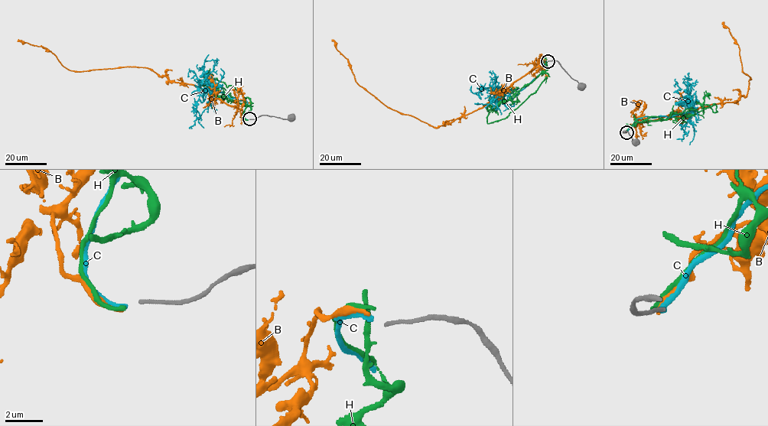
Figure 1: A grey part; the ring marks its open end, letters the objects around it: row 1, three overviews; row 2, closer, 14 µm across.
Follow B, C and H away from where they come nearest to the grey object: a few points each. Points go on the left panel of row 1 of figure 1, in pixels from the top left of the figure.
B: (247, 119), (237, 108), (211, 99), (200, 88), (168, 80), (147, 68), (74, 71), (45, 48), (17, 41)
C: (248, 119), (243, 115), (245, 100), (212, 92), (206, 79), (200, 87), (196, 119), (189, 128)
H: (248, 120), (243, 113), (251, 102), (241, 92), (216, 79), (208, 89), (203, 84), (205, 73), (213, 75)

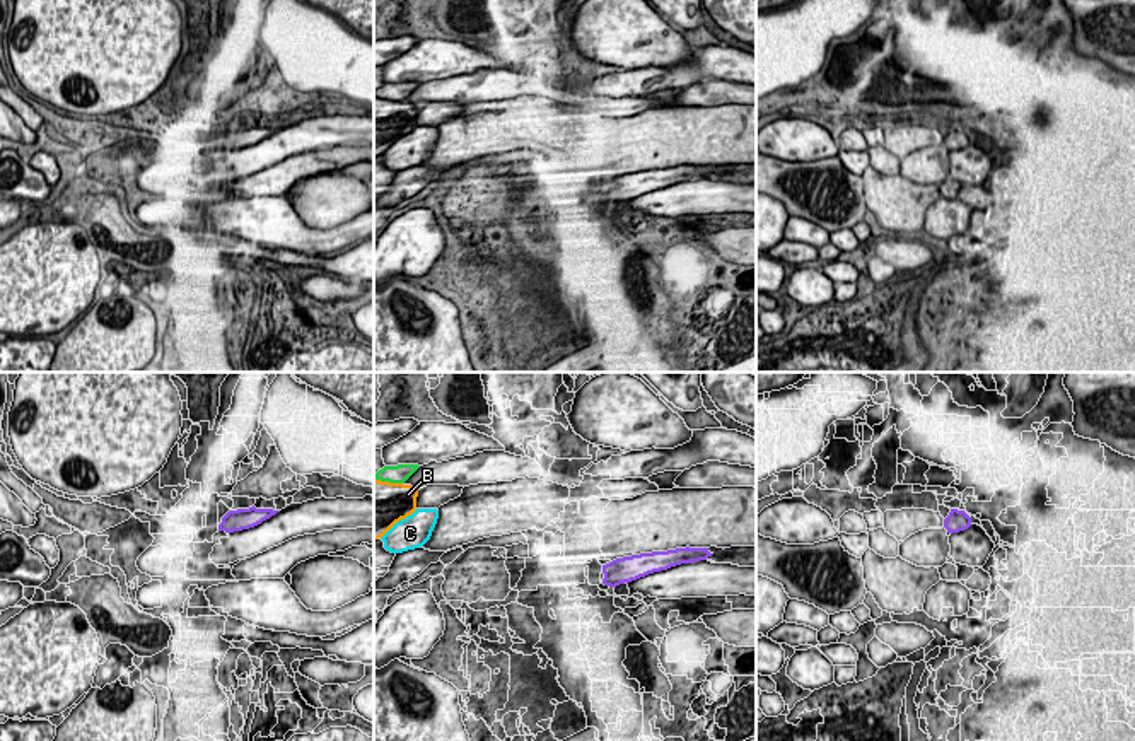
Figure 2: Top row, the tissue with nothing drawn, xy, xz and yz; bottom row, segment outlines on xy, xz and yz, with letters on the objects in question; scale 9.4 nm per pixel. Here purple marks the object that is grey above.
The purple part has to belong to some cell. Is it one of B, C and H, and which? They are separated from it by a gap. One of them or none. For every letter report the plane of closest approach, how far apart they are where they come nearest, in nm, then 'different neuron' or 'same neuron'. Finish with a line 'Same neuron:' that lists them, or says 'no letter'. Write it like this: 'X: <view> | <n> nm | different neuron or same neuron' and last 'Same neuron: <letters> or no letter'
B: xz | 1850 nm | different neuron
C: xz | 1600 nm | different neuron
H: xz | 1950 nm | different neuron
Same neuron: no letter

